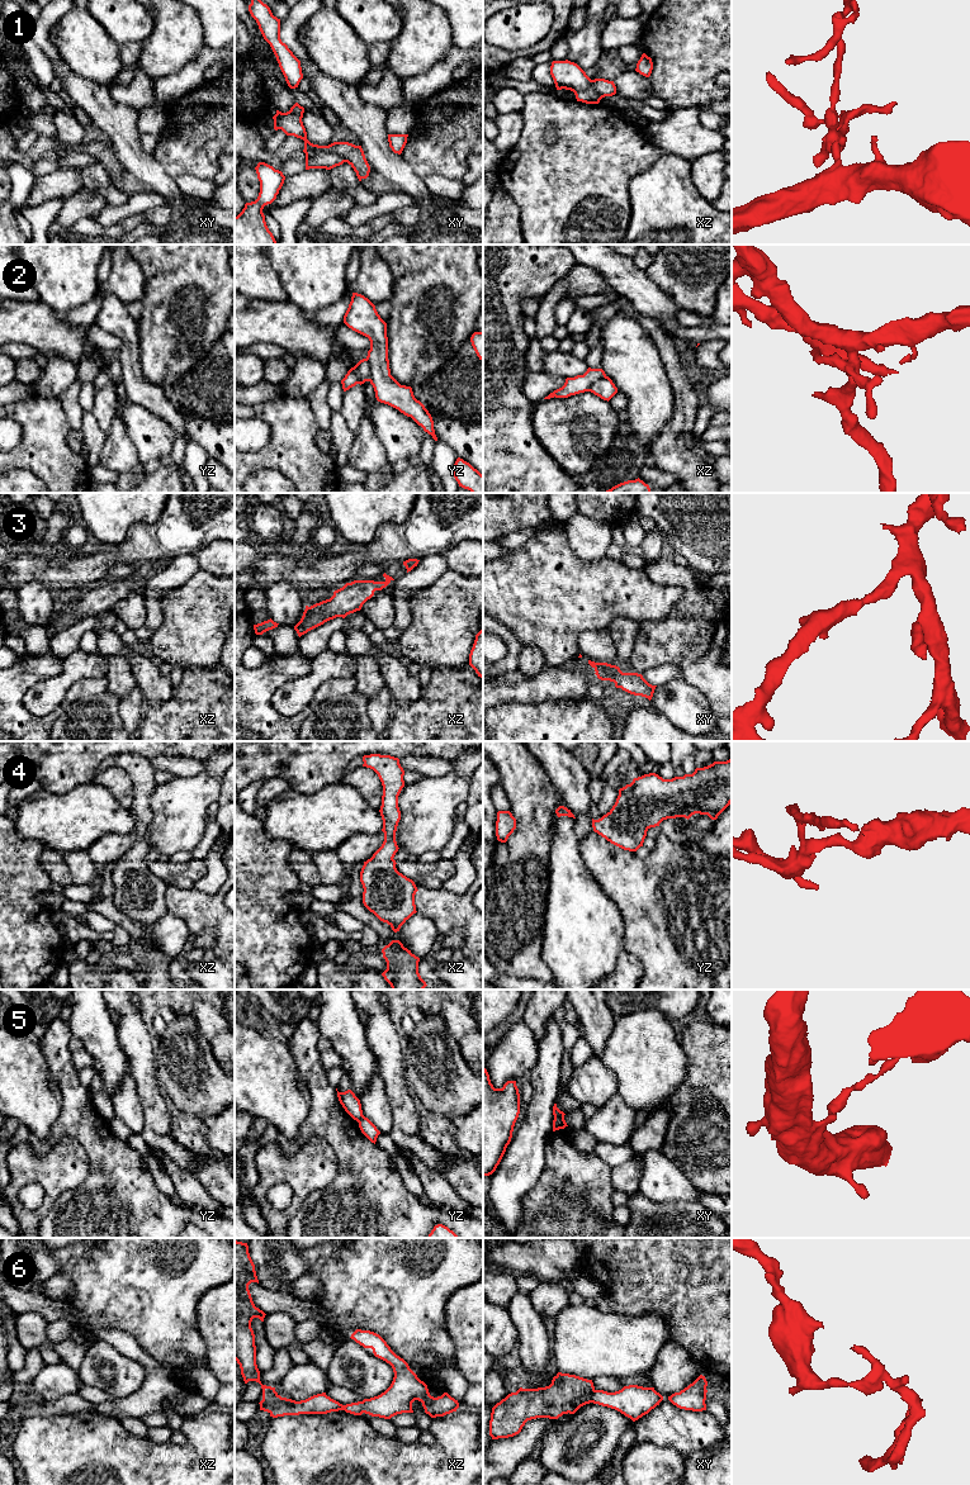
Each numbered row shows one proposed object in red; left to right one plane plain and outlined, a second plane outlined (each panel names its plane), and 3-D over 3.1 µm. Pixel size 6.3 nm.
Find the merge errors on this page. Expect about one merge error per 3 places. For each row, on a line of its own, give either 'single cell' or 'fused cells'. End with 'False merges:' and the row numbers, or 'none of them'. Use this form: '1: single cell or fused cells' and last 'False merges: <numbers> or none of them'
1: fused cells
2: fused cells
3: single cell
4: single cell
5: fused cells
6: fused cells
False merges: 1, 2, 5, 6

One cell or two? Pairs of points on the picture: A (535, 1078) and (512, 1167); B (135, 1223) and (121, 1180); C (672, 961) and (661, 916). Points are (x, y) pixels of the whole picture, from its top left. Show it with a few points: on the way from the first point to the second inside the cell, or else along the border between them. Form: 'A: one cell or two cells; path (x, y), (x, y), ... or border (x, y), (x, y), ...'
A: one cell; path (539, 1100), (538, 1124), (528, 1146)
B: one cell; path (124, 1213), (121, 1206), (121, 1190)
C: one cell; path (672, 949), (671, 928)

